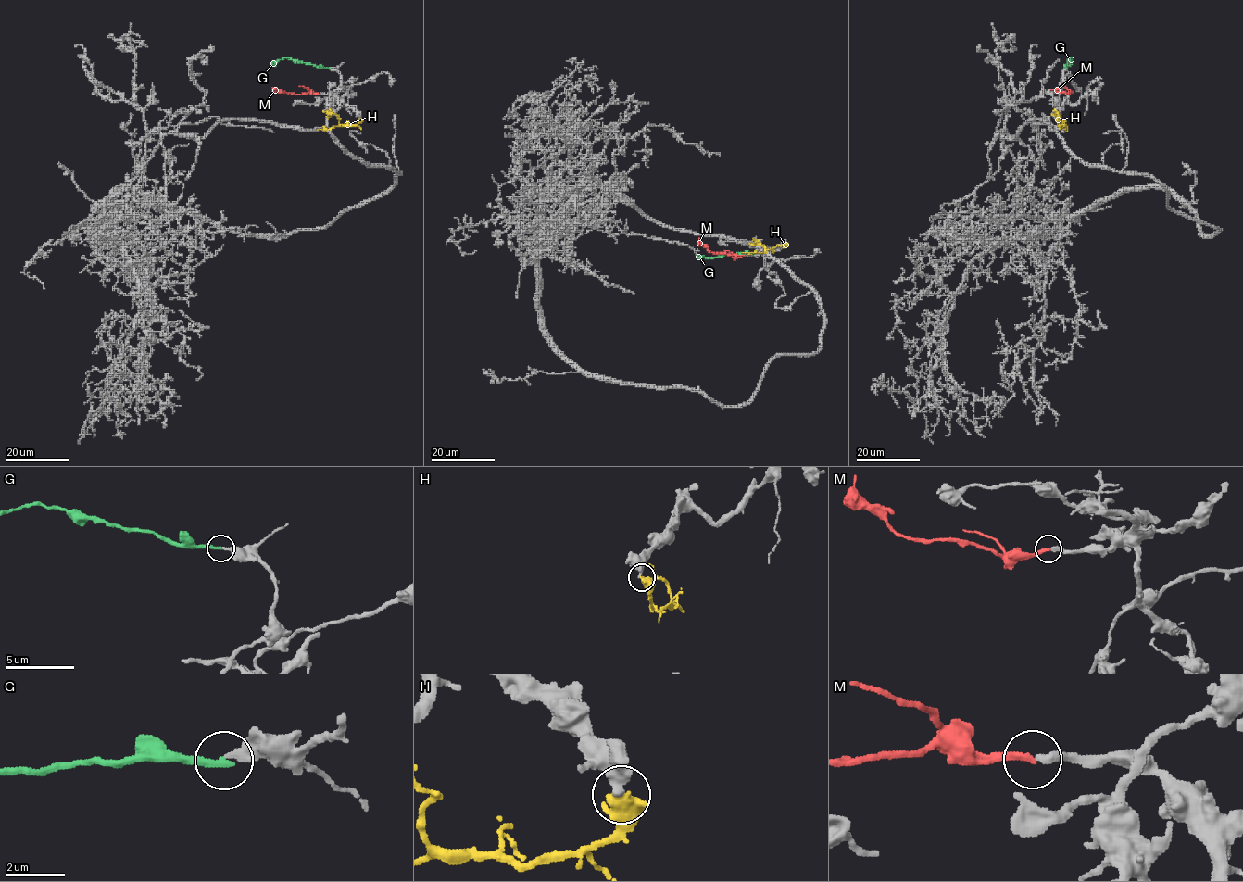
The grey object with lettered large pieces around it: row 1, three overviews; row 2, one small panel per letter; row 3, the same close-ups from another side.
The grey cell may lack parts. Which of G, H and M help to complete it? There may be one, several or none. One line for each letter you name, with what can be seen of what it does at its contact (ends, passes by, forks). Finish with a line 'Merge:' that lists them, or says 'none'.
G: it ends
M: it ends
Merge: G, M

